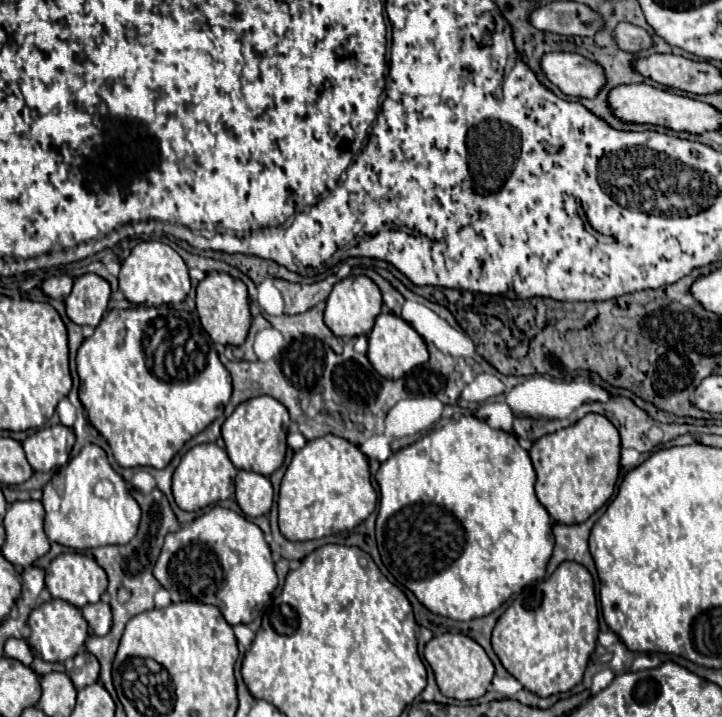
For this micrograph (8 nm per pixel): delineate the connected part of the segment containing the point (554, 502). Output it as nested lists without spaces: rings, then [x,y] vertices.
[[[586,414],[576,424],[536,440],[530,458],[538,474],[538,500],[552,520],[560,524],[580,524],[614,494],[620,472],[620,436],[606,416]]]

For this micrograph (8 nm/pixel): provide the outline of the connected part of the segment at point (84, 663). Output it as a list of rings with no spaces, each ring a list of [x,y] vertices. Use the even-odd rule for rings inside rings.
[[[82,648],[74,656],[74,668],[70,672],[70,678],[72,678],[74,686],[80,690],[80,688],[84,688],[88,684],[94,684],[98,680],[98,672],[100,672],[98,660]]]

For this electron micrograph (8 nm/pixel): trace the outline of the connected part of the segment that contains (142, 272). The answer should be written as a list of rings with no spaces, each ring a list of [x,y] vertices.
[[[140,242],[132,248],[130,256],[122,262],[122,270],[118,274],[120,292],[124,298],[132,304],[146,304],[146,306],[158,306],[158,304],[178,304],[186,298],[190,292],[190,278],[188,268],[180,254],[172,250],[168,244],[162,242]]]

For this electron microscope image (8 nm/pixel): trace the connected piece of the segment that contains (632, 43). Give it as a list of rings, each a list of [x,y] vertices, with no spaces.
[[[620,22],[614,28],[614,40],[628,54],[638,54],[640,50],[652,46],[648,32],[642,28],[636,28],[634,24],[628,24],[628,22]]]

